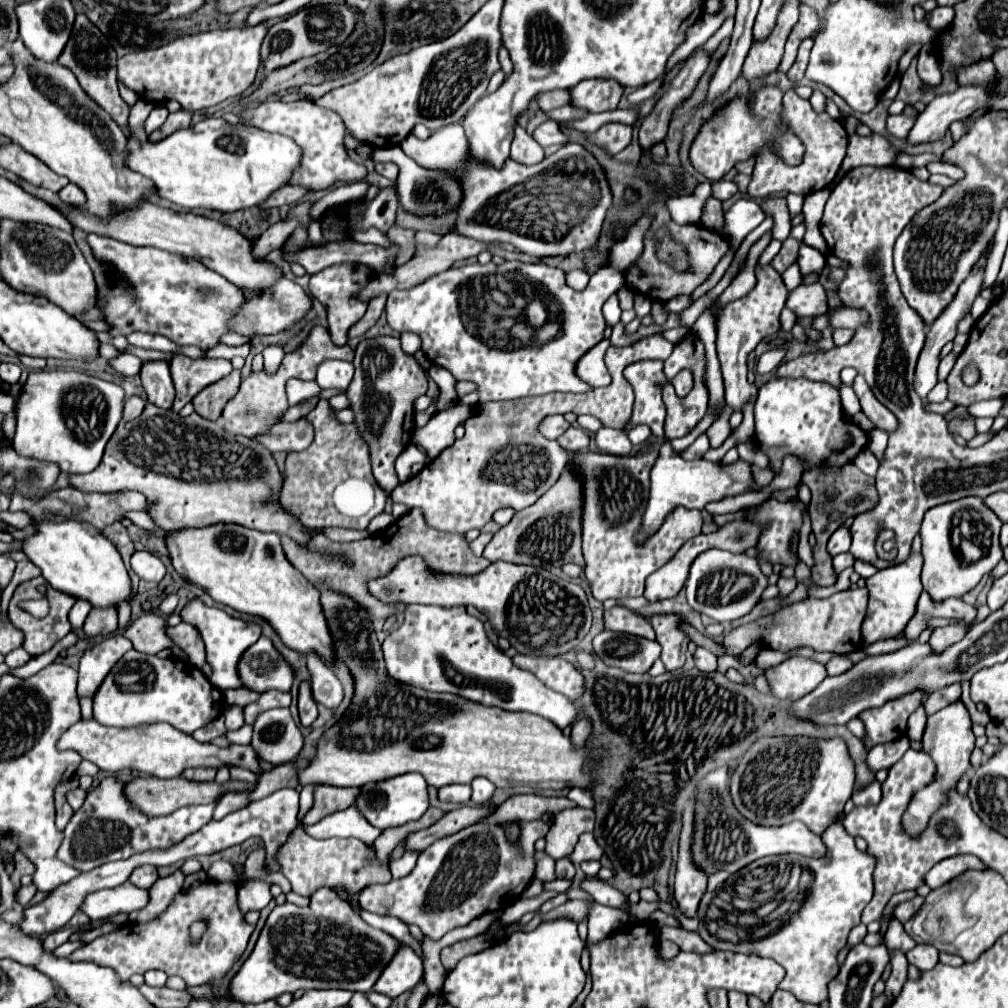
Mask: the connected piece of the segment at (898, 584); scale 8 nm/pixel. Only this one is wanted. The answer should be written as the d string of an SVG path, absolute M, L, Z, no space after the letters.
M912 552L904 562L878 570L874 576L866 578L866 588L868 588L870 598L868 598L868 614L862 624L864 644L894 638L898 632L906 628L906 624L916 612L916 604L922 594L920 572L922 572L922 556Z

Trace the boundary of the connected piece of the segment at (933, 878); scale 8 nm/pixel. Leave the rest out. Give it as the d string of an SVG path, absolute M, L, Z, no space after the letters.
M960 854L960 856L952 856L952 858L946 858L946 860L940 860L930 872L926 872L924 876L924 882L930 886L930 888L938 888L942 886L944 882L960 876L964 870L968 868L974 868L974 870L984 870L986 866L972 854Z

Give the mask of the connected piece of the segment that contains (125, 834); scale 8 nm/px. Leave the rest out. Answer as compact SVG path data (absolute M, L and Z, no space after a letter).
M108 776L88 792L84 806L74 812L64 830L64 842L58 848L58 858L62 862L76 866L80 872L90 872L112 860L126 860L136 852L168 848L212 820L216 802L212 806L186 806L168 816L148 816L132 806L124 794L124 786L126 782Z

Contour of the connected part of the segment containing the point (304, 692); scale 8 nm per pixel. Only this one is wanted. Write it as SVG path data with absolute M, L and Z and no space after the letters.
M306 682L300 684L300 694L298 694L298 712L300 712L300 724L302 726L312 726L312 722L318 716L318 708L316 702L312 698L310 686Z

